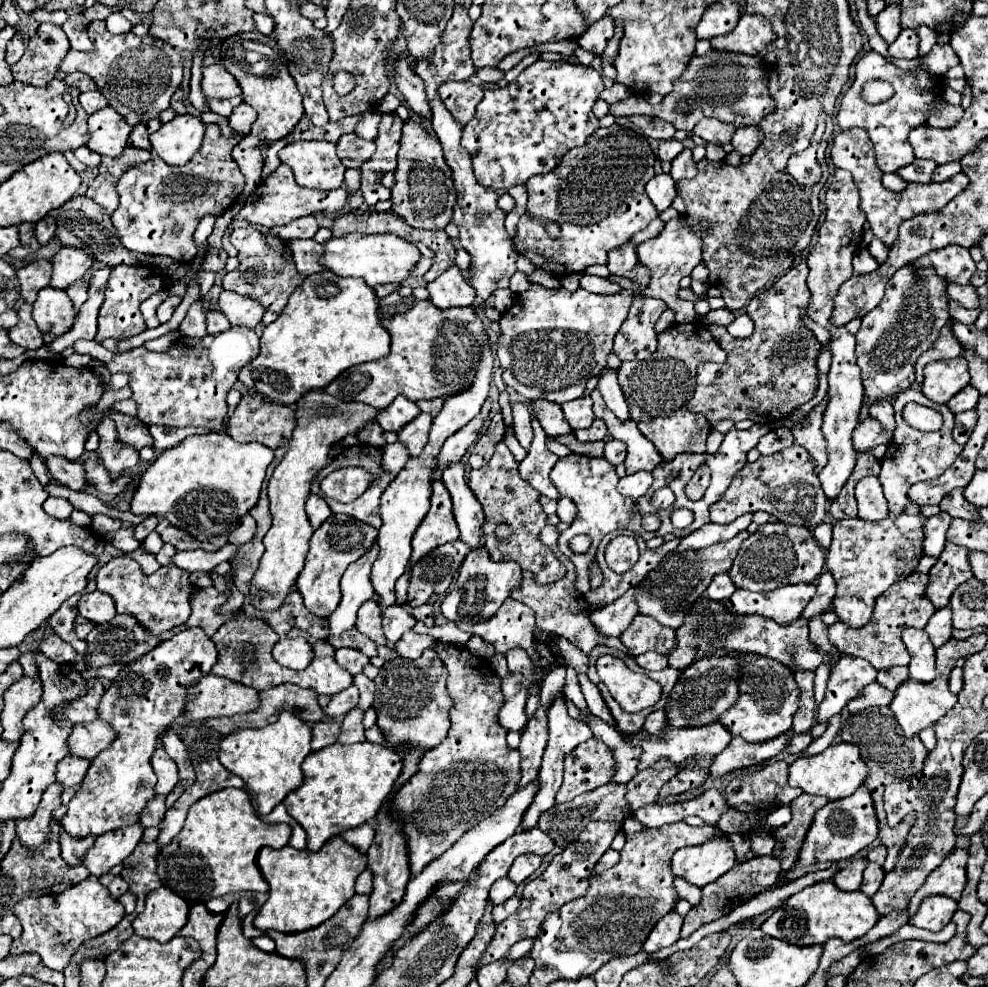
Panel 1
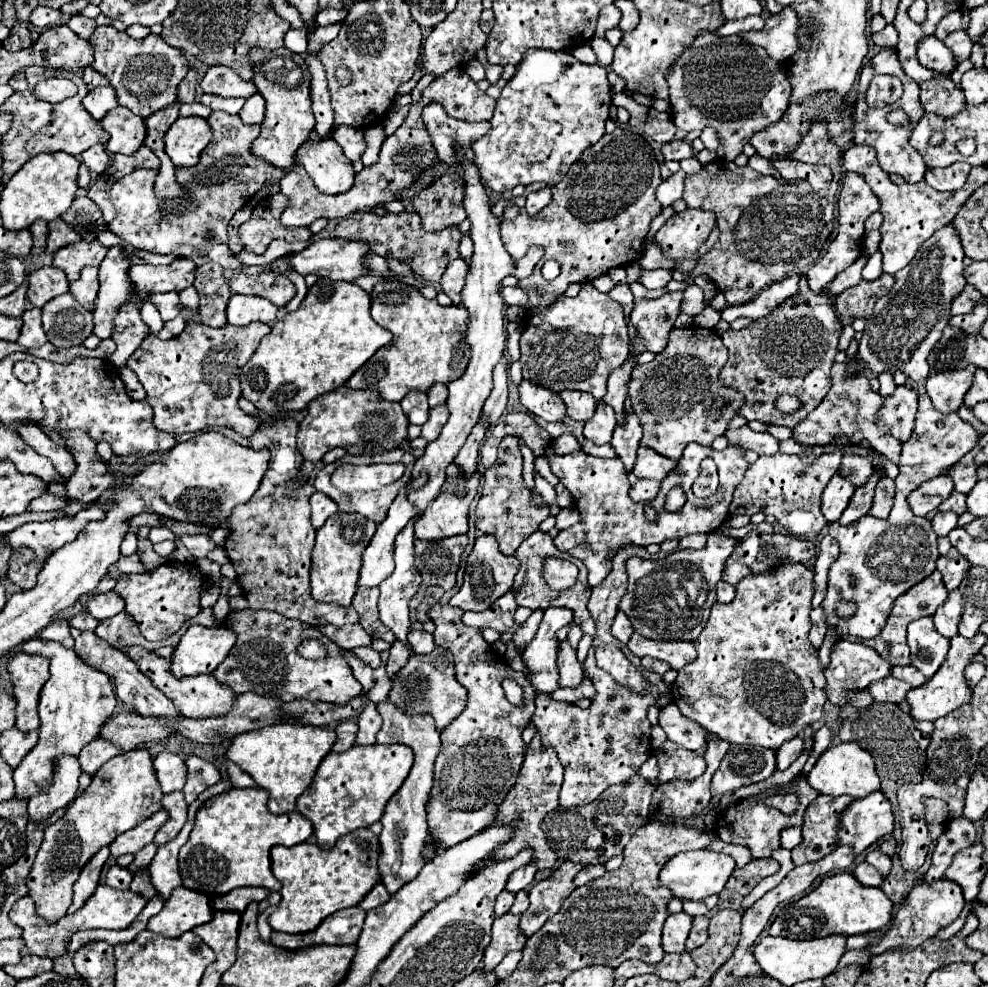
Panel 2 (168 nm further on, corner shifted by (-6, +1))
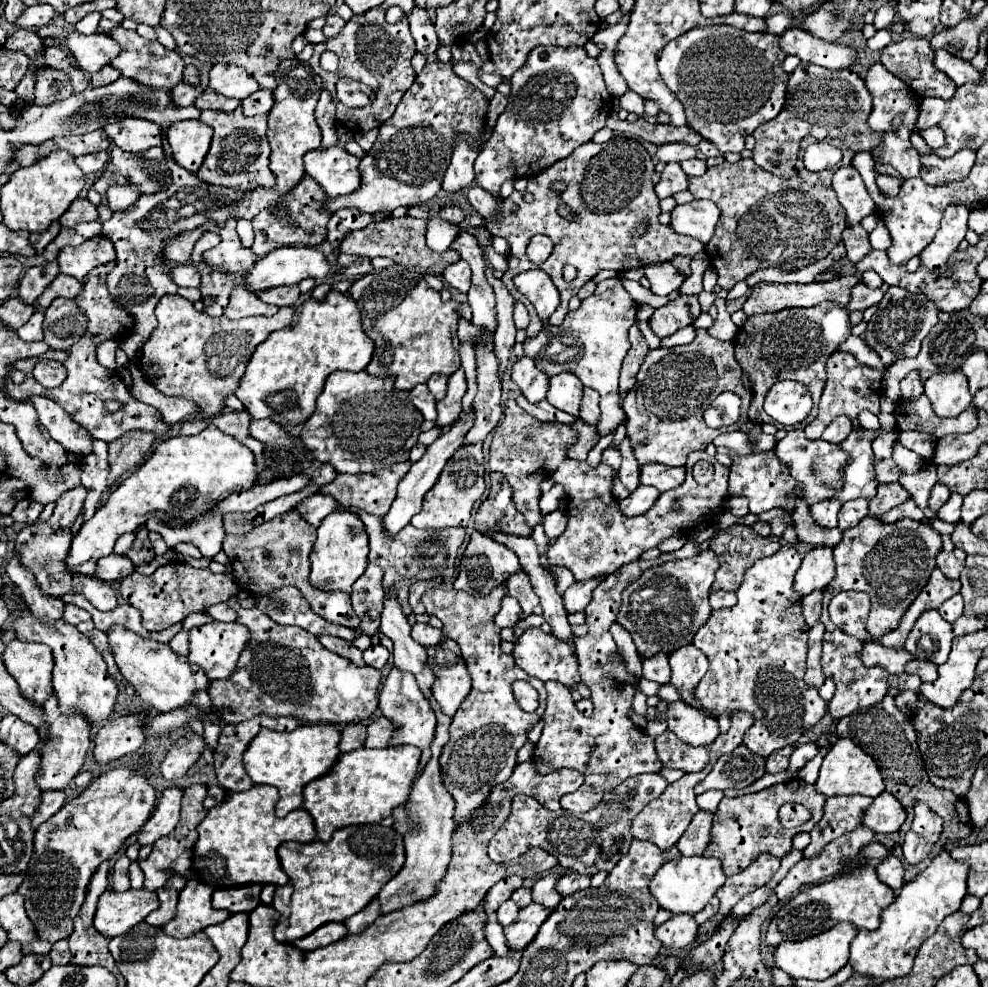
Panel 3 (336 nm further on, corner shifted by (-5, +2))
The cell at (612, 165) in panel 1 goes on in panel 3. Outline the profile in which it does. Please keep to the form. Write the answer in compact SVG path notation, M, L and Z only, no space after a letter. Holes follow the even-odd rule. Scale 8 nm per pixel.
M614 135L608 143L584 143L582 147L578 147L578 151L574 151L574 155L554 163L554 167L546 169L542 175L534 175L534 179L528 179L528 191L534 197L532 203L526 203L522 193L518 191L514 191L508 199L500 199L490 195L488 191L482 191L482 187L478 185L468 189L468 203L486 219L486 229L492 235L500 235L510 243L508 271L504 273L502 283L508 287L510 295L522 301L528 309L528 337L534 337L542 329L544 321L538 317L532 303L526 303L522 293L516 289L512 281L516 275L528 269L542 269L550 275L552 283L560 291L560 305L546 323L558 325L568 313L568 299L576 295L578 289L598 271L614 269L618 273L624 273L628 269L670 261L674 255L694 257L704 249L702 243L690 237L684 237L684 249L676 249L680 245L680 235L674 233L670 227L662 227L662 223L658 221L660 199L654 193L652 175L654 161L644 149L644 145L636 139ZM558 181L566 185L566 189L560 193L552 191L552 185ZM560 203L566 203L572 209L572 213L576 215L574 221L568 221L558 215ZM512 205L520 207L516 215L512 213ZM640 223L646 223L646 231L636 237L636 227ZM536 233L548 235L554 243L552 255L542 265L530 263L524 253L530 237ZM564 265L574 265L578 271L572 283L566 283L562 277Z

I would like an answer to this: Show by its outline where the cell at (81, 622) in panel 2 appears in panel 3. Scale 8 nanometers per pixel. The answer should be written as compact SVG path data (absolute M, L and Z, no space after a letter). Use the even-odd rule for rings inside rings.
M66 605L66 615L64 615L64 621L68 625L78 625L82 621L90 621L90 613L86 613L84 609L76 607L76 605Z

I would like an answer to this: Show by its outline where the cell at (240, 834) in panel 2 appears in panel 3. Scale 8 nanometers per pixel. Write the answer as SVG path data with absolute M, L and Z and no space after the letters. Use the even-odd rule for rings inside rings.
M254 785L248 791L236 793L228 791L226 799L218 805L208 809L206 817L198 825L198 839L192 849L192 871L200 883L206 883L214 889L226 889L226 887L238 887L248 883L272 883L272 885L286 885L288 875L282 871L276 849L282 841L302 841L310 843L316 839L314 821L308 811L296 809L290 811L286 817L278 819L274 815L274 805L278 803L278 789L272 785Z

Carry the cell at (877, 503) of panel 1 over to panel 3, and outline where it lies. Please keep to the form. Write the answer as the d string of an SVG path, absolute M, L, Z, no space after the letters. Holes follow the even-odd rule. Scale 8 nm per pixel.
M880 483L876 497L870 501L870 515L878 517L890 511L892 507L906 501L910 493L900 483Z

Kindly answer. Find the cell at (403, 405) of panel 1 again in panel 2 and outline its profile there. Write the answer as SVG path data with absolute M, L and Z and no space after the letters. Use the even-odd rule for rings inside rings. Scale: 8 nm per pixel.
M409 392L401 400L403 412L407 414L411 424L425 424L429 418L429 404L427 404L427 394L425 392Z

